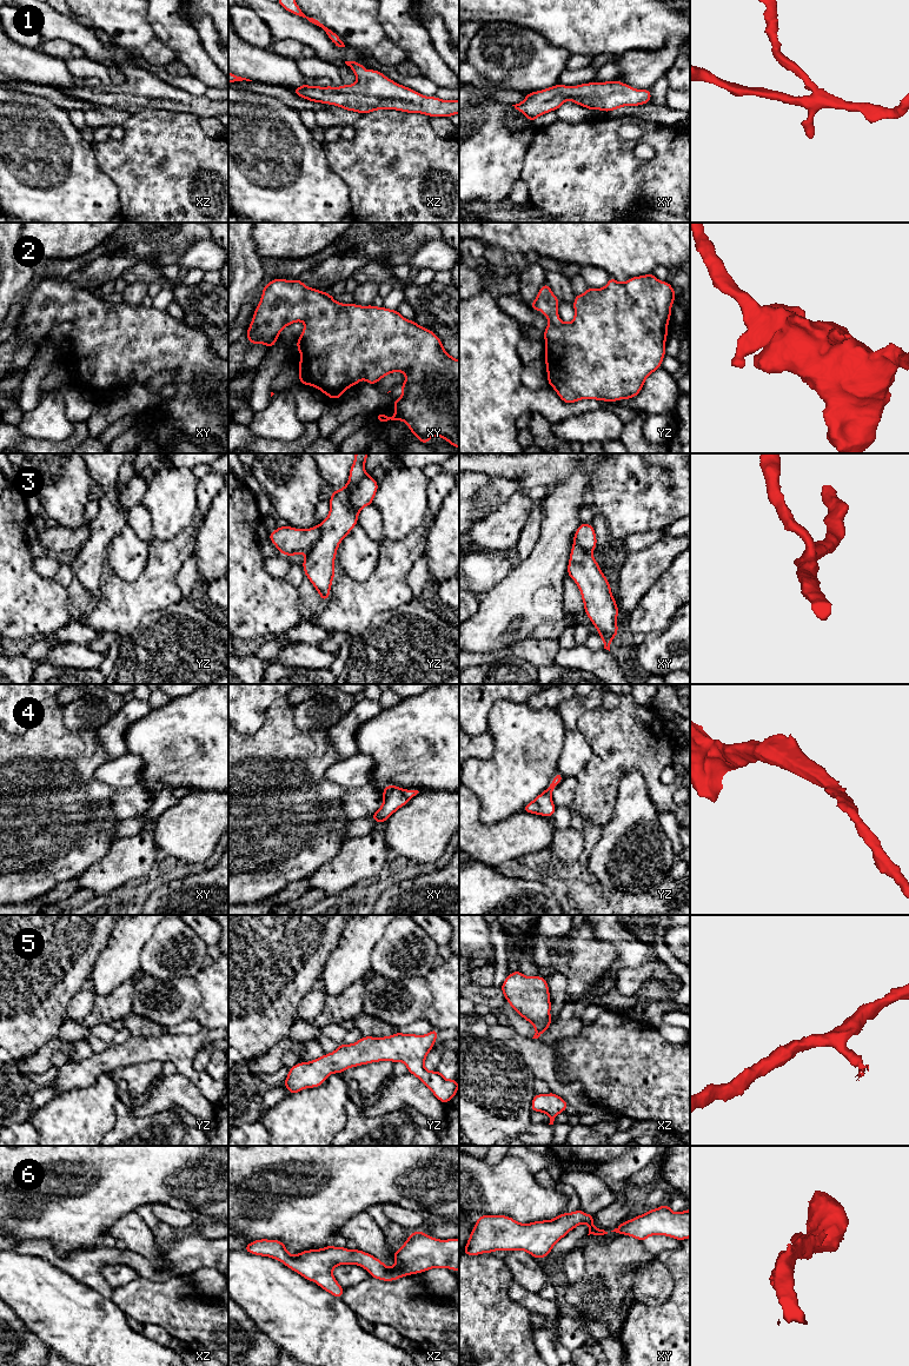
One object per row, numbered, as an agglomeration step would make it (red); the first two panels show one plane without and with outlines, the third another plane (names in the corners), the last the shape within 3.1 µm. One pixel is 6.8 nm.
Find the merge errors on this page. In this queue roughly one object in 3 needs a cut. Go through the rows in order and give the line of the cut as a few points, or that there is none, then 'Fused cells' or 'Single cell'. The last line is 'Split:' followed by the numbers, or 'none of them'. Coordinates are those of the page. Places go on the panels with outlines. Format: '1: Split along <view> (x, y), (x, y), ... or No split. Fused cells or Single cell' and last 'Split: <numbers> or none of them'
1: No split. Single cell
2: No split. Single cell
3: Split along yz (365, 473), (353, 486), (349, 498), (350, 505), (357, 511). Fused cells
4: No split. Single cell
5: No split. Single cell
6: No split. Single cell
Split: 3

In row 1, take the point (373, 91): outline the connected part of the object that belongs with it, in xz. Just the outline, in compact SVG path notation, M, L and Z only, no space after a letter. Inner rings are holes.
M345 61L345 64L357 75L356 84L337 88L304 84L292 92L312 102L336 105L363 115L377 110L396 110L438 118L459 114L459 99L442 100L437 97L425 97L394 82L380 71L366 71L364 65L356 61Z

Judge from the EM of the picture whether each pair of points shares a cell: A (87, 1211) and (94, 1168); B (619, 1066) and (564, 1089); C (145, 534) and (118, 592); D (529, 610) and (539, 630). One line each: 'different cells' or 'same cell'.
A: same cell
B: different cells
C: different cells
D: different cells

